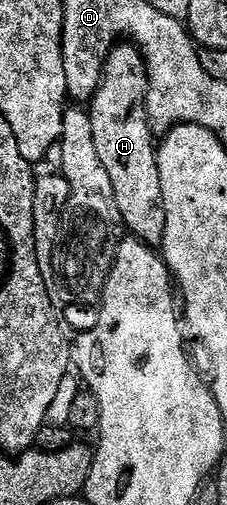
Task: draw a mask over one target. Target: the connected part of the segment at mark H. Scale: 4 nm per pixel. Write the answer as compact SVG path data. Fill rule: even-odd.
M119 44L110 52L106 67L102 70L102 83L88 103L88 113L92 124L92 140L100 156L100 164L108 168L112 180L114 199L122 217L123 227L133 237L139 238L148 246L161 247L166 228L164 200L160 192L160 168L158 167L158 147L156 135L150 129L150 117L146 111L146 93L150 87L150 71L142 51L133 44Z

